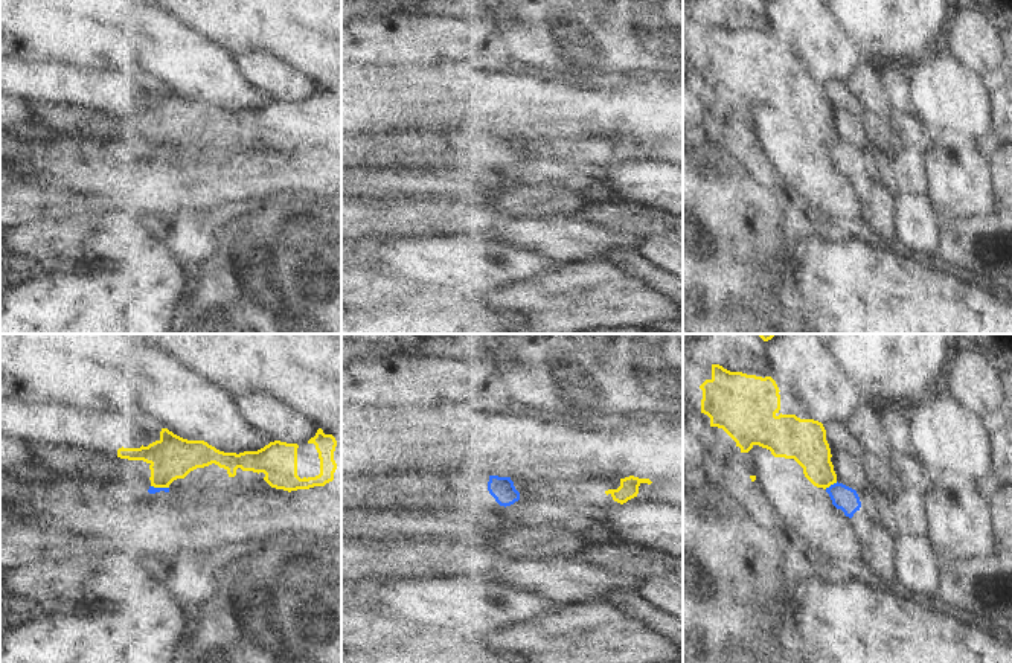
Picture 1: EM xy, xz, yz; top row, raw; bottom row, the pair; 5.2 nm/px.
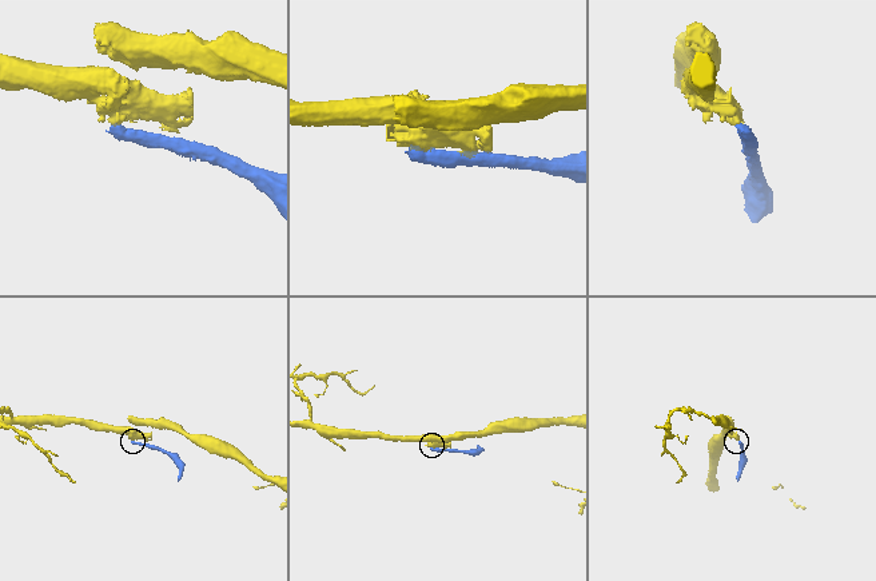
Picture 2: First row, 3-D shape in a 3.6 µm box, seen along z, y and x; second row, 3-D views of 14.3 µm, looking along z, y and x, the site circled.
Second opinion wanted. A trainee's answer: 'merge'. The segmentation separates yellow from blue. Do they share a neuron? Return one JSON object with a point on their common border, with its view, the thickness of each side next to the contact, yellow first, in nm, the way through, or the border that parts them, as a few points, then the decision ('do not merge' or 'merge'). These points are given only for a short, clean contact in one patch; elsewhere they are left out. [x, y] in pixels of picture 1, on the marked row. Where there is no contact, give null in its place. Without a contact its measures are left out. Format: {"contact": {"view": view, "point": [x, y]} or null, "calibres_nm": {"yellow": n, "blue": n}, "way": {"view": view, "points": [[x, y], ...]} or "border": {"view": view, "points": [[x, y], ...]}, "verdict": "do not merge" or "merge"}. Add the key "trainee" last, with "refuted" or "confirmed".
{"contact": {"view": "yz", "point": [831, 483]}, "calibres_nm": {"yellow": 220, "blue": 130}, "border": {"view": "yz", "points": [[837, 482], [825, 488]]}, "verdict": "do not merge", "trainee": "refuted"}

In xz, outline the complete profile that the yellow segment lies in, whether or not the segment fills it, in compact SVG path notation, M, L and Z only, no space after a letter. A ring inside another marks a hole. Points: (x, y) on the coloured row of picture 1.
M629 476L629 477L620 479L620 486L617 489L608 489L605 491L605 494L607 495L610 494L614 501L623 504L628 500L637 497L639 486L642 483L651 485L652 482L649 479L639 479L639 477Z

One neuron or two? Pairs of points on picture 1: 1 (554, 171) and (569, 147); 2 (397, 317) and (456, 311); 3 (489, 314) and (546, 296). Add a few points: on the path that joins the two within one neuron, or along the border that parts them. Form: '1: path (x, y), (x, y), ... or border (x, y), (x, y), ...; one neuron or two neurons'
1: border (595, 163), (549, 162), (537, 171); two neurons
2: path (412, 317), (441, 317); one neuron
3: border (509, 297), (518, 317); two neurons

